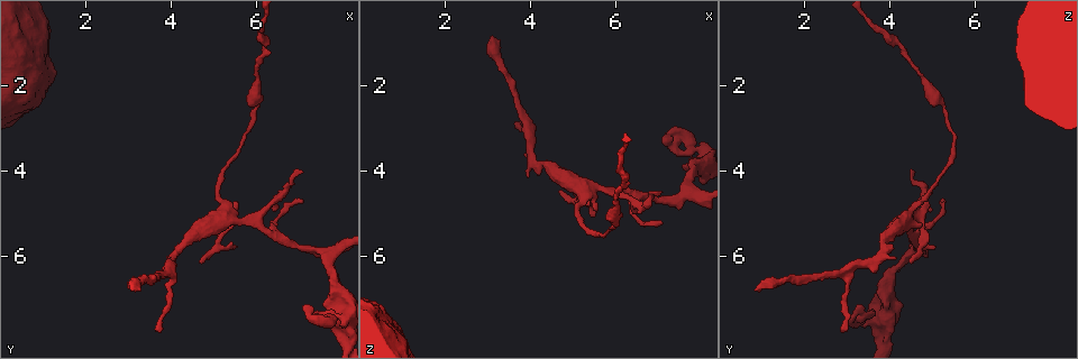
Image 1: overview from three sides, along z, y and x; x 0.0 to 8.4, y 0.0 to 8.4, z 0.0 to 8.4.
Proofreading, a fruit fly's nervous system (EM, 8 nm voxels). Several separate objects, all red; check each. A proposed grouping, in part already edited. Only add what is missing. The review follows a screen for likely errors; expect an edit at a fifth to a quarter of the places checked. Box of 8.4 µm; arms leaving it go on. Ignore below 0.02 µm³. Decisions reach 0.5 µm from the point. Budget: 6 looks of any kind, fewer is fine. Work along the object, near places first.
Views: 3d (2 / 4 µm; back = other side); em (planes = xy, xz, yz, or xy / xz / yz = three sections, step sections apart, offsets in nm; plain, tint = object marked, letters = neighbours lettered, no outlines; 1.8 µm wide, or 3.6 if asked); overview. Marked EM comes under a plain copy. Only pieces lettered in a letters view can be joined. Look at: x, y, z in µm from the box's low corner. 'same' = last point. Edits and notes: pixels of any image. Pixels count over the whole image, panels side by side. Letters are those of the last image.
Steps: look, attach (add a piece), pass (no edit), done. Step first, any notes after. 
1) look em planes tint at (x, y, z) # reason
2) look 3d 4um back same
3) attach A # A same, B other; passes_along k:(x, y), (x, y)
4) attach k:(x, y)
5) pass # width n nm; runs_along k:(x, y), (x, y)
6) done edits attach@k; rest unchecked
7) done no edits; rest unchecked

look em yz step 16 letters at (5.35, 5.15, 4.45) # small branch off a trunk

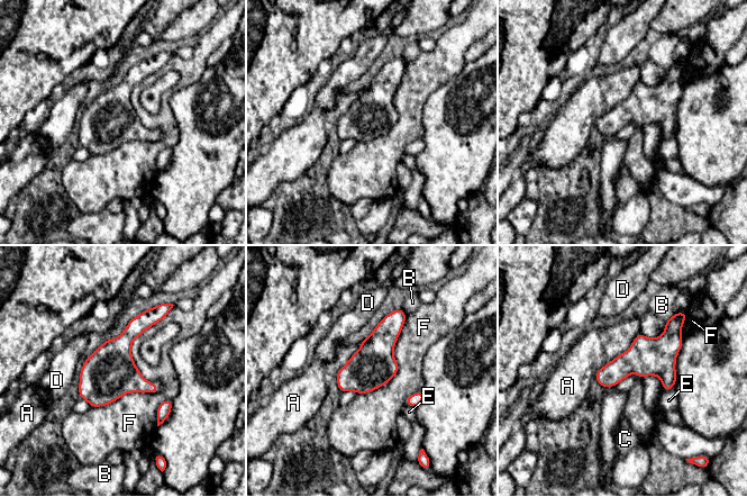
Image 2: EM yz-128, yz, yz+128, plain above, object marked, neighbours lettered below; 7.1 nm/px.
pass # A other, B other, C other, D other, E other, F other; none of them fits

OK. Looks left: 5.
look 3d 4um at (7.30, 7.25, 3.45)

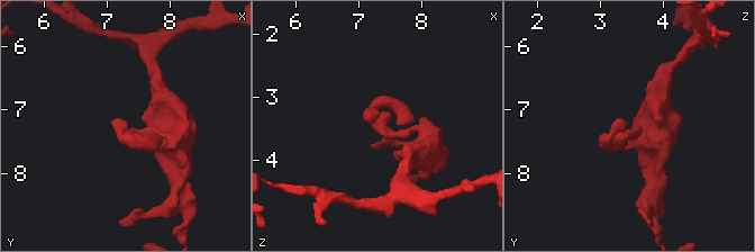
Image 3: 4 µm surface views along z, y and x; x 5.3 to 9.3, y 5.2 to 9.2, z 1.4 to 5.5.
look em xy step 16 letters at (7.35, 7.35, 3.45) # shape alone is not enough

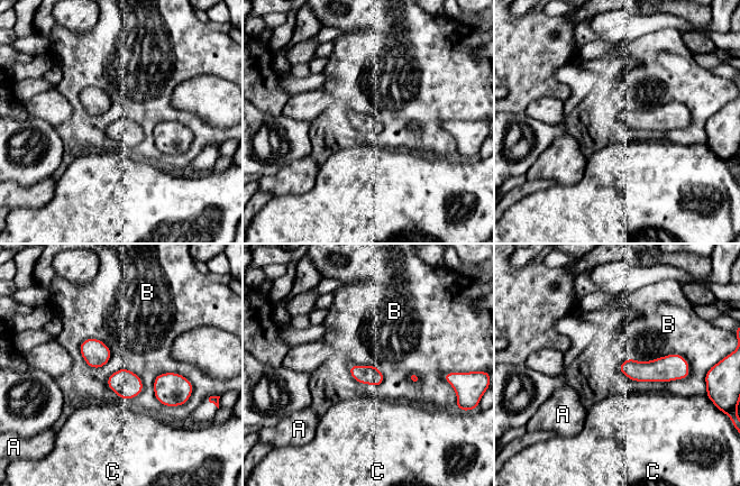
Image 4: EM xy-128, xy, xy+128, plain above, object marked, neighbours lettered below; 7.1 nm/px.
pass # A other, B other, C other; border 4:(688, 361), (686, 377), (650, 382); none of them fits

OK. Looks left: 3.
look 3d 4um at (3.05, 6.80, 0.80) # thin end

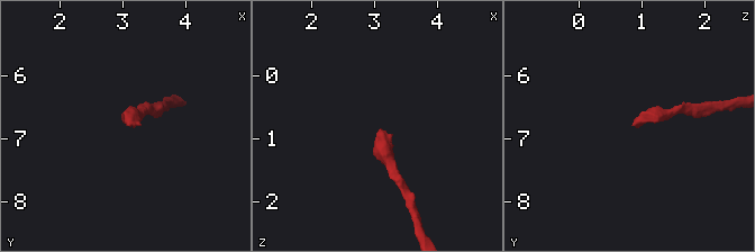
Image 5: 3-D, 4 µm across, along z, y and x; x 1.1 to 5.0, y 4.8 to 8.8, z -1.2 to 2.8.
look em xy step 8 letters at (3.05, 6.75, 0.85) # need the tissue

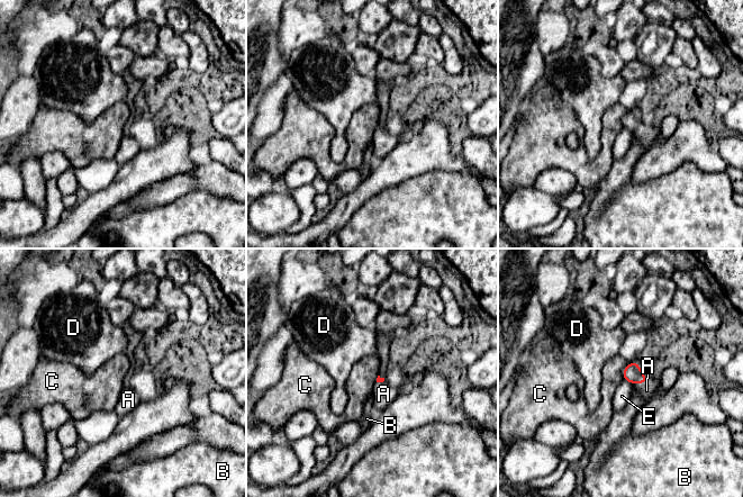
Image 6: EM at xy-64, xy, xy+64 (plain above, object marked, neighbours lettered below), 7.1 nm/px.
attach A # A same, B other, C other, D other, E other; the neuron continues

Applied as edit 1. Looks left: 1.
done edits attach@6; rest unchecked

